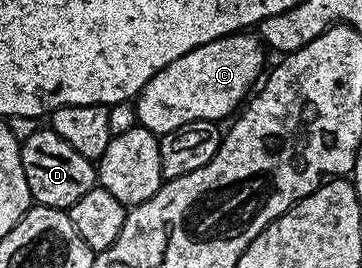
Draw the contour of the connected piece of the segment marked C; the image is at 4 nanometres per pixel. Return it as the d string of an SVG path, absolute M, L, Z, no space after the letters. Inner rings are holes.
M250 30L233 32L231 36L216 38L196 46L196 50L188 50L188 54L176 58L176 62L168 62L168 66L161 68L142 87L133 105L137 123L161 138L168 134L168 130L184 126L184 122L222 122L247 99L248 93L263 75L265 54L263 41Z

